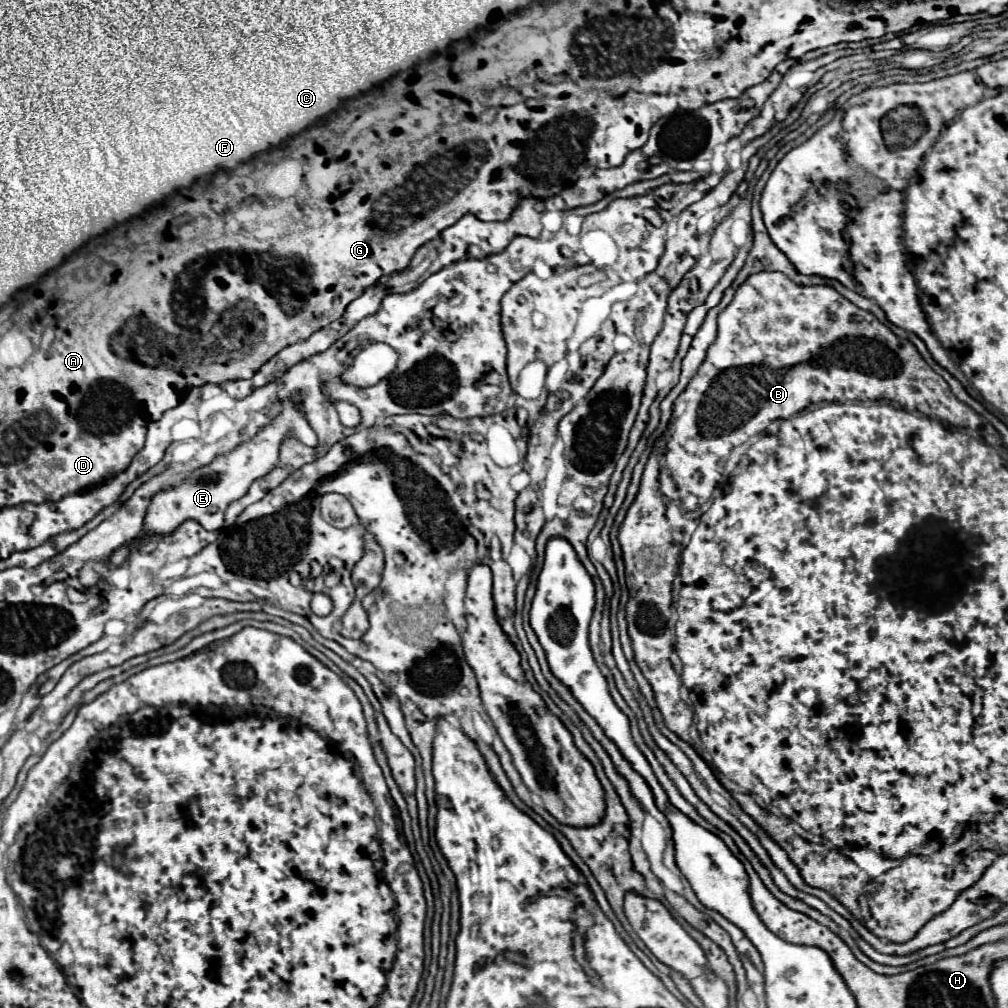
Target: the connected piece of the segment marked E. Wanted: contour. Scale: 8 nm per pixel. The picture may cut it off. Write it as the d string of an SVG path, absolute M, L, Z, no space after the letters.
M287 402L283 412L269 426L265 426L255 438L251 438L249 442L243 442L227 456L215 458L209 466L195 470L179 486L171 490L163 490L157 496L153 496L153 502L145 516L145 532L171 534L175 526L179 526L183 520L189 520L189 518L199 522L205 530L221 530L227 504L241 498L253 480L265 476L275 466L279 444L289 432L297 434L297 440L301 440L305 446L311 446L311 448L317 446L317 434L313 432L313 428L307 424L303 414L297 412L291 402Z

